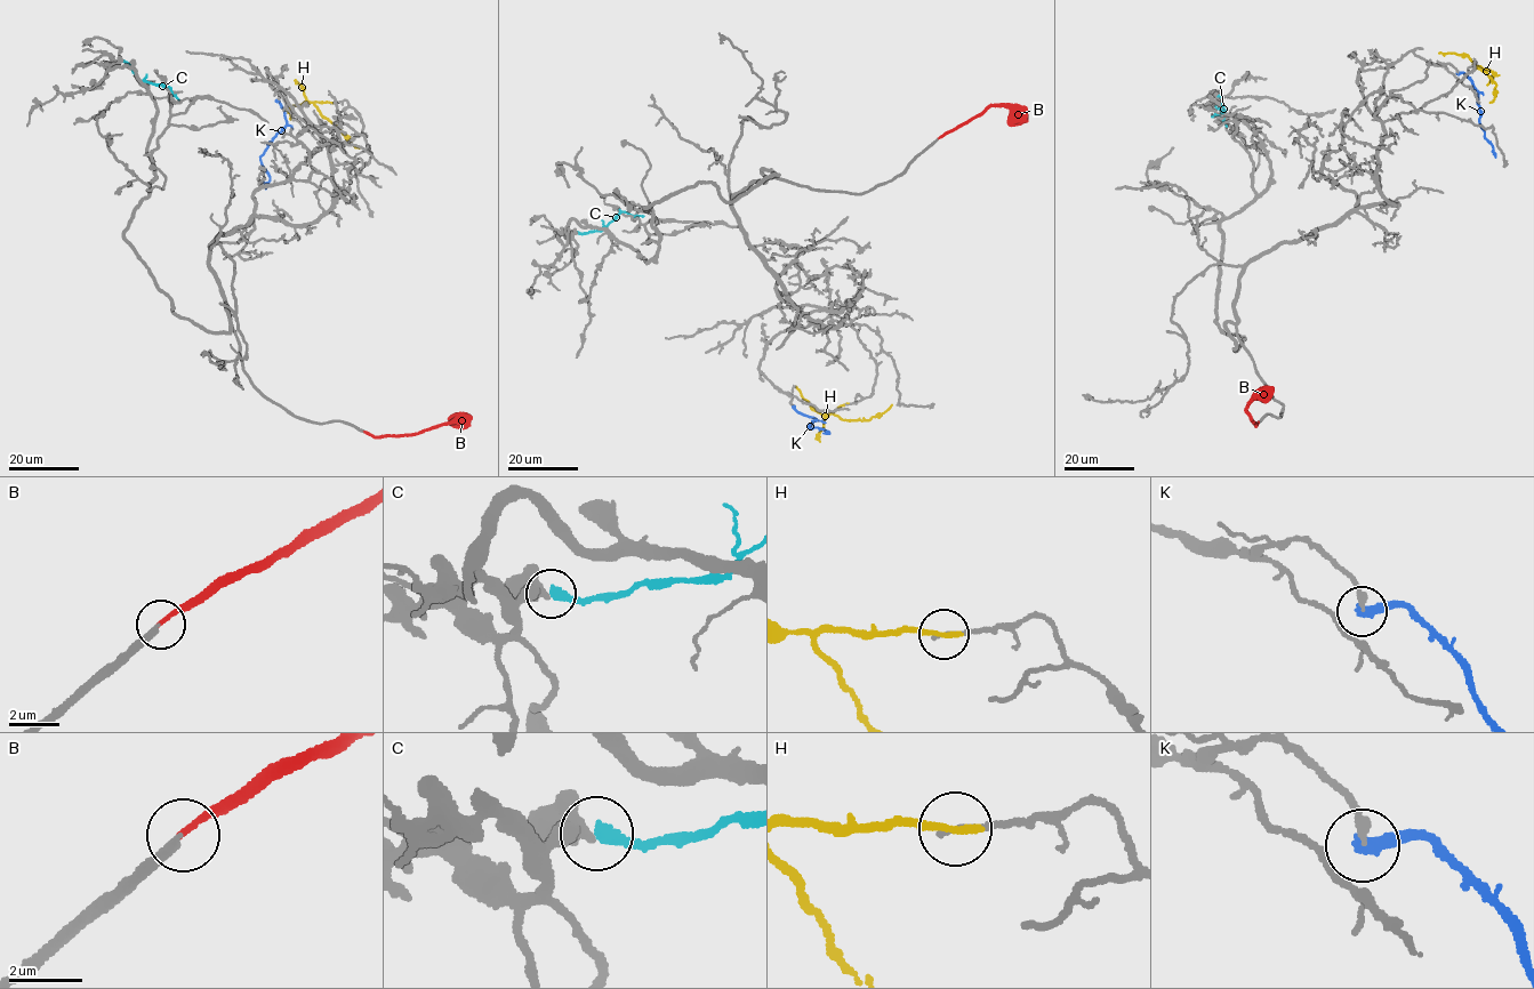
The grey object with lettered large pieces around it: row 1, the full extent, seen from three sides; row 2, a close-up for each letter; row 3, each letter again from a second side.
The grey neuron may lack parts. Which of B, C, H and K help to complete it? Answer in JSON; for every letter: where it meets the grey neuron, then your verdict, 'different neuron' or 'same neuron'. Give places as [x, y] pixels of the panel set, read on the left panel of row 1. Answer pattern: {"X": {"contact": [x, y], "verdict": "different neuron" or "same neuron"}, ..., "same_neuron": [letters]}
{"B": {"contact": [363, 432], "verdict": "same neuron"}, "C": {"contact": [122, 61], "verdict": "different neuron"}, "H": {"contact": [332, 103], "verdict": "different neuron"}, "K": {"contact": [278, 101], "verdict": "different neuron"}, "same_neuron": ["B"]}

